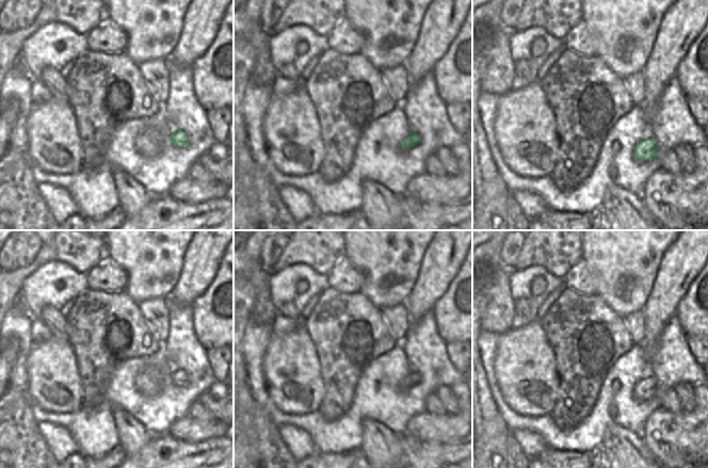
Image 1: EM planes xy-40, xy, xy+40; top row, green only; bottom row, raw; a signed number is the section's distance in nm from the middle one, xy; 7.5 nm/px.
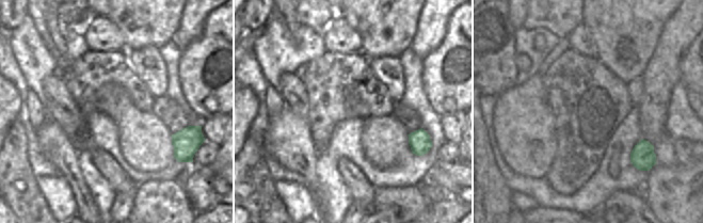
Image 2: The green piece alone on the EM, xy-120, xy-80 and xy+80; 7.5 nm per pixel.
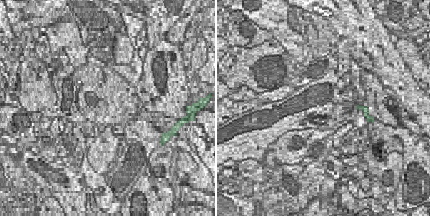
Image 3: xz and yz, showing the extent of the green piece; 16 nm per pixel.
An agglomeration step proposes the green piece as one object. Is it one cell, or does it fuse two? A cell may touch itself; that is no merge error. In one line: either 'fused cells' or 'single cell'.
single cell

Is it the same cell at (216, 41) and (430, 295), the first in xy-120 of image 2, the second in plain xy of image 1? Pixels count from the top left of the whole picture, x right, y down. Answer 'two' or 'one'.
two

